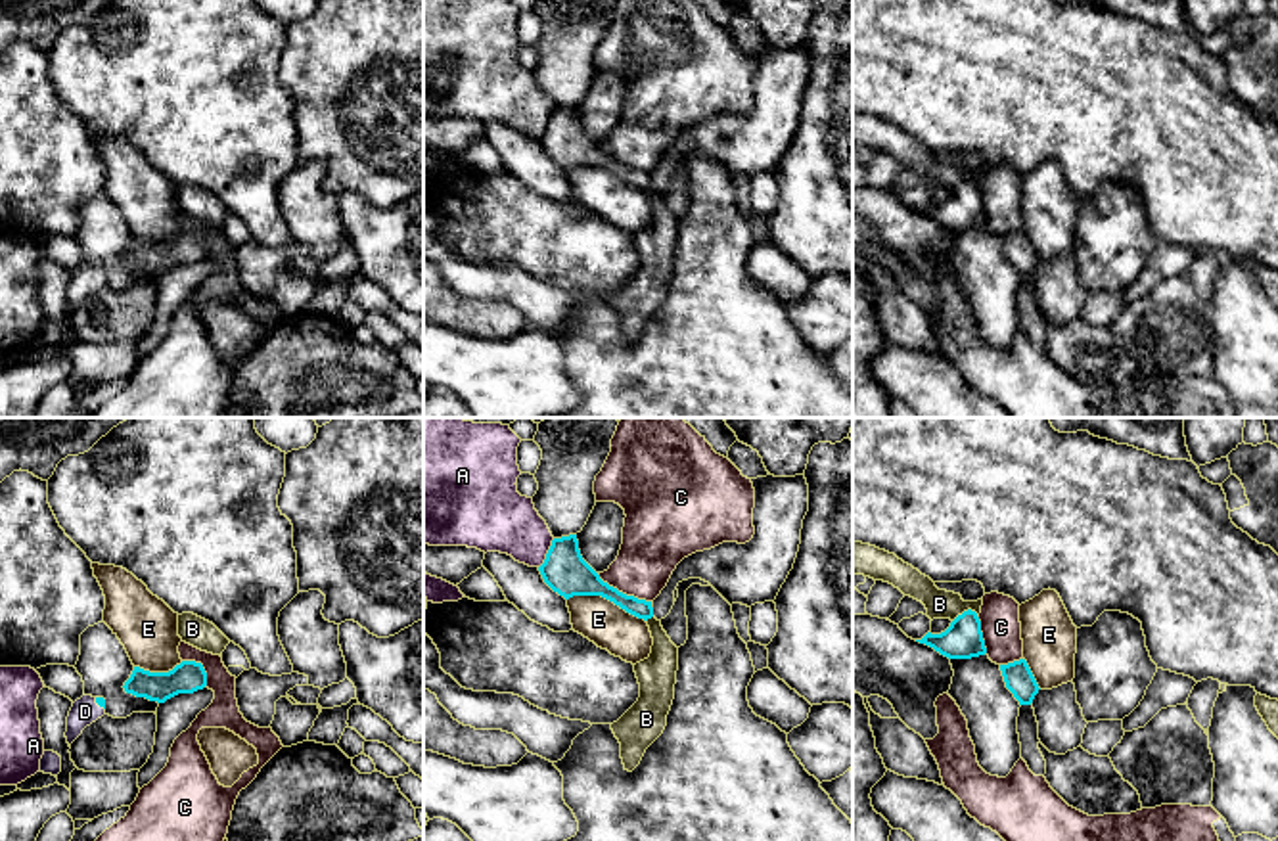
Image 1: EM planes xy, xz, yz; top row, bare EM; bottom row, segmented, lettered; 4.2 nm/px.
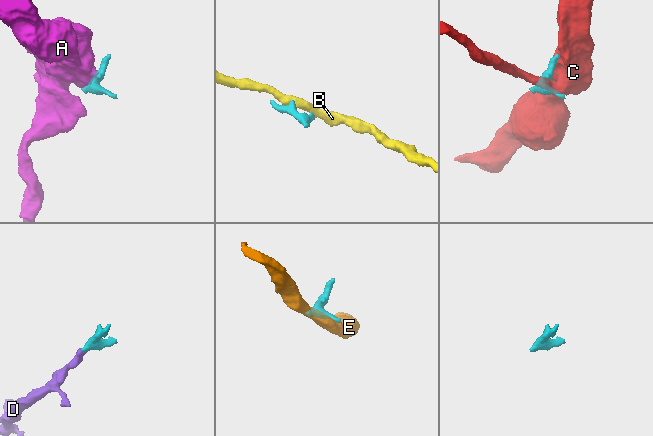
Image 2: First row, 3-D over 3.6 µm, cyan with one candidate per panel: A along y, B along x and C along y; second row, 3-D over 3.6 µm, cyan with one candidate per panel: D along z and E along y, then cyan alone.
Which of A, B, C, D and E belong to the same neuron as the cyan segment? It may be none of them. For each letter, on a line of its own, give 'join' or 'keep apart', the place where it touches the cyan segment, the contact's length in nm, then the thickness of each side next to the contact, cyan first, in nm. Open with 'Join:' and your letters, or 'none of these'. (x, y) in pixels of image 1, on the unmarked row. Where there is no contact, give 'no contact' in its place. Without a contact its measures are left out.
Join: D
A: keep apart; contact xz (547, 125); length 140 nm; calibres 190 and 280 nm
B: keep apart; contact yz (964, 182); length 120 nm; calibres 160 and 120 nm
C: keep apart; contact xz (621, 163); length 260 nm; calibres 180 and 280 nm
D: join; contact xy (98, 274); length 70 nm; calibres 40 and 120 nm
E: keep apart; contact xz (606, 169); length 340 nm; calibres 190 and 190 nm

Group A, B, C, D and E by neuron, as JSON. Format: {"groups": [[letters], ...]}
{"groups": [["A"], ["B"], ["C"], ["D"], ["E"]]}

